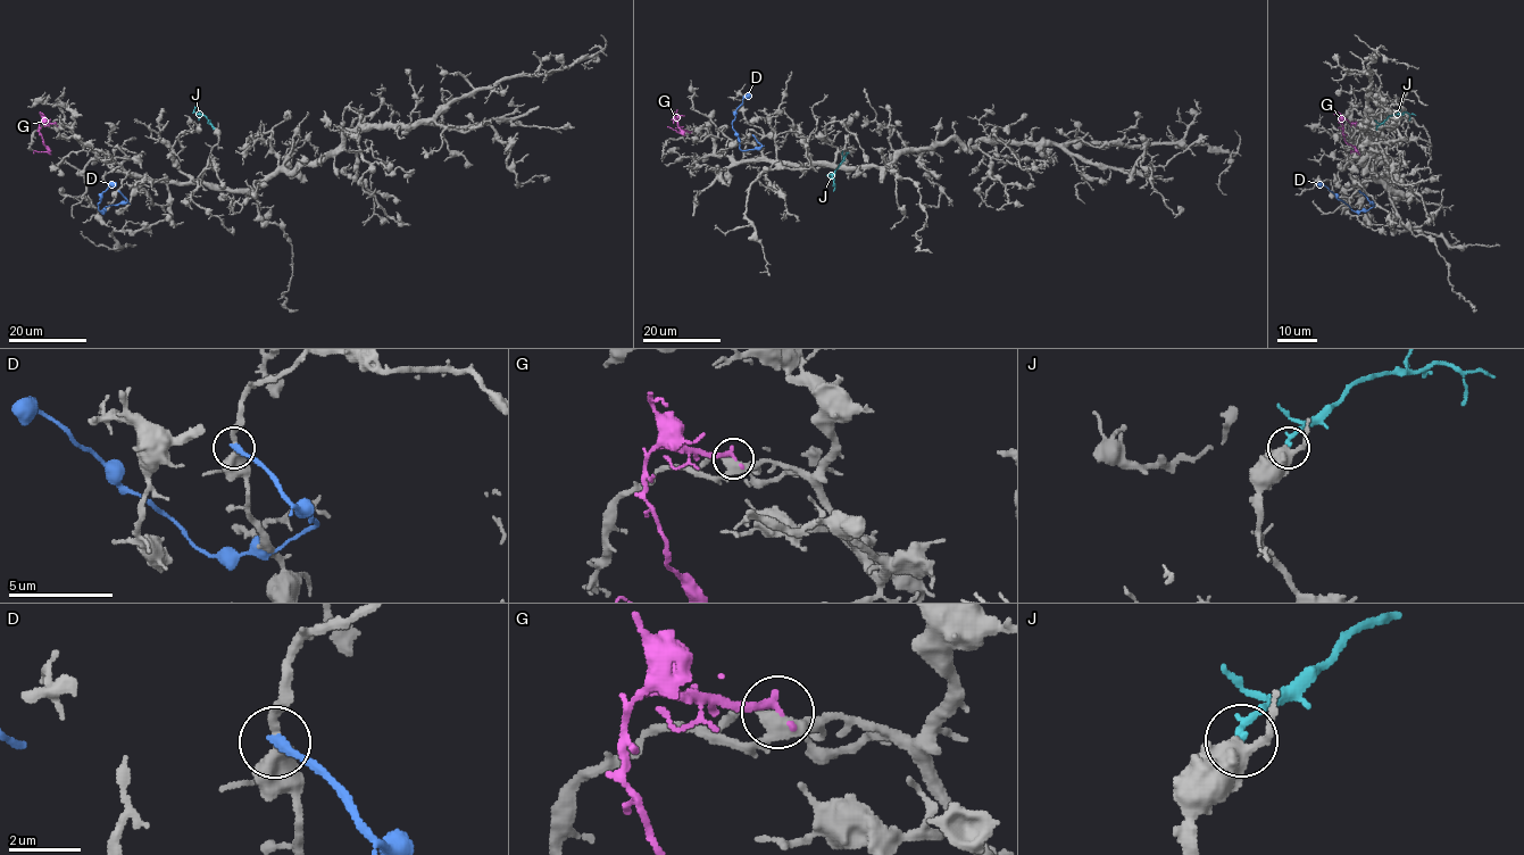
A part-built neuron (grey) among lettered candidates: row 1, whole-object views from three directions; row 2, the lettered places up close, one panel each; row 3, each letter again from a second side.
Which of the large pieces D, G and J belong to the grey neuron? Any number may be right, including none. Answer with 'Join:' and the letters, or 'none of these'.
Join: J

